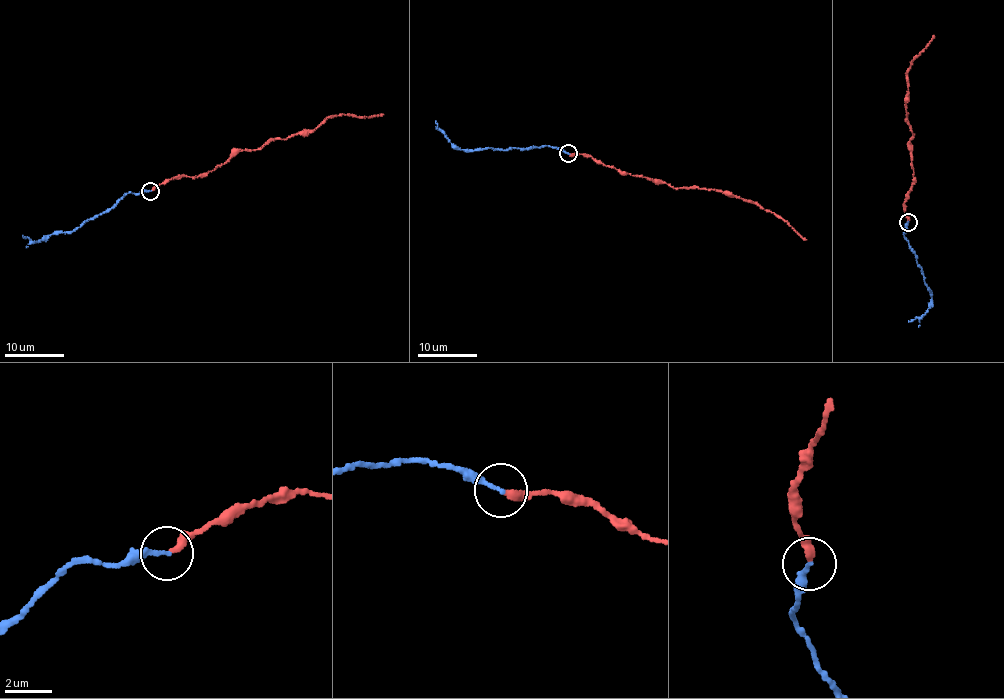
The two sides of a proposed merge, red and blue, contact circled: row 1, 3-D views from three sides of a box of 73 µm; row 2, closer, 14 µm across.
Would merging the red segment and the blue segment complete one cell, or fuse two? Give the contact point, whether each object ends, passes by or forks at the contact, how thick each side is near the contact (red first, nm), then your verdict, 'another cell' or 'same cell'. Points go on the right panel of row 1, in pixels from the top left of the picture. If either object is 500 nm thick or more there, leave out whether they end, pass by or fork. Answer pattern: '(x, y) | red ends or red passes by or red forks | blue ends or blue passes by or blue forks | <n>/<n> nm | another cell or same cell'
(908, 222) | red ends | blue ends | 360/200 nm | same cell

